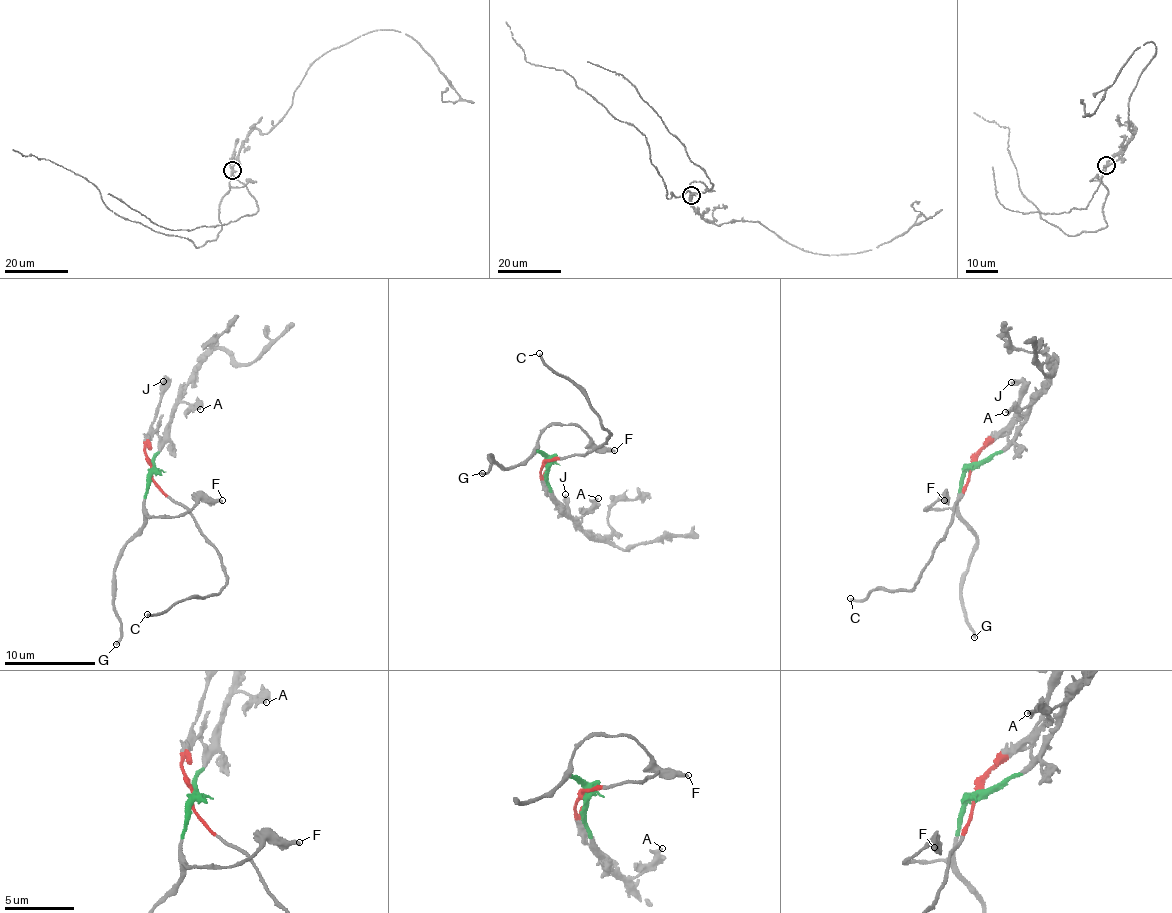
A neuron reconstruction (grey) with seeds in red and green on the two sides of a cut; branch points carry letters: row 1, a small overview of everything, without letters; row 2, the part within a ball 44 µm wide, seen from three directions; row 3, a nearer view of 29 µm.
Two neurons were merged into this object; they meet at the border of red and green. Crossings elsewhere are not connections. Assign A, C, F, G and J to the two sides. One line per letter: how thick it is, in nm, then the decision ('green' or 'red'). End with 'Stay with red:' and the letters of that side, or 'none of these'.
A: 340 nm thick; green
C: 190 nm thick; red
F: 280 nm thick; green
G: 240 nm thick; green
J: 260 nm thick; red
Stay with red: C, J

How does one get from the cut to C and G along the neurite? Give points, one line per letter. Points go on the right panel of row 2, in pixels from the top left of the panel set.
C: (973, 465), (945, 537), (919, 580), (909, 590), (877, 588), (859, 601), (849, 598)
G: (973, 465), (964, 474), (958, 518), (971, 531), (975, 541), (961, 604), (964, 620), (974, 638)

